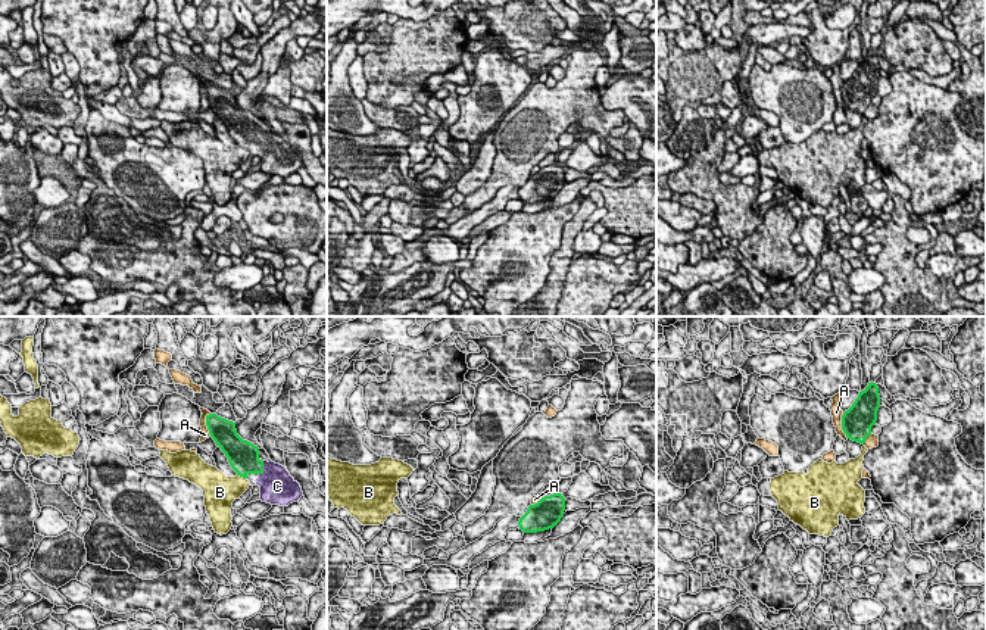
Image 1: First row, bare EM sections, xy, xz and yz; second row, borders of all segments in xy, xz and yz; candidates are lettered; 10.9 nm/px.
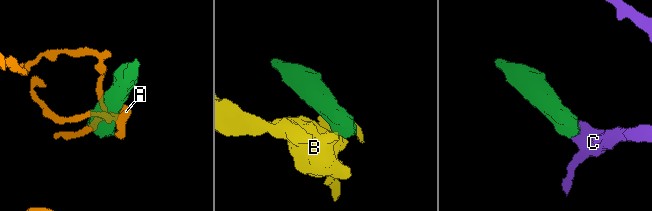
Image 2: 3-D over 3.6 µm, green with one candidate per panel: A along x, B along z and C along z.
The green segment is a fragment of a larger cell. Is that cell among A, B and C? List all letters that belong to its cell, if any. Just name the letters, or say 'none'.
C

